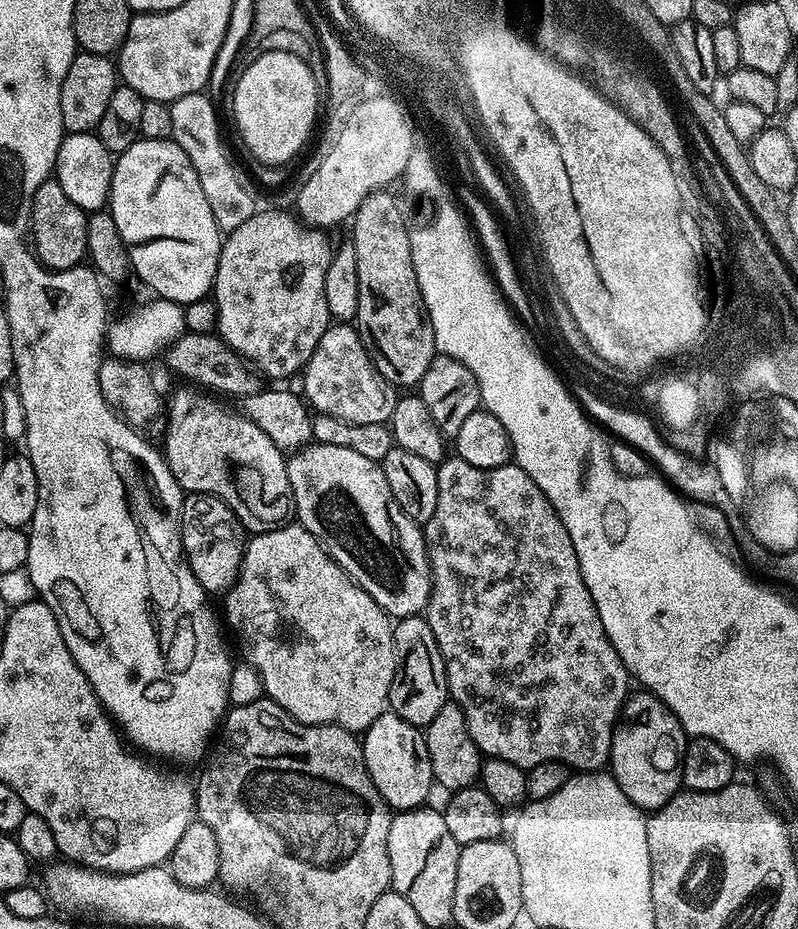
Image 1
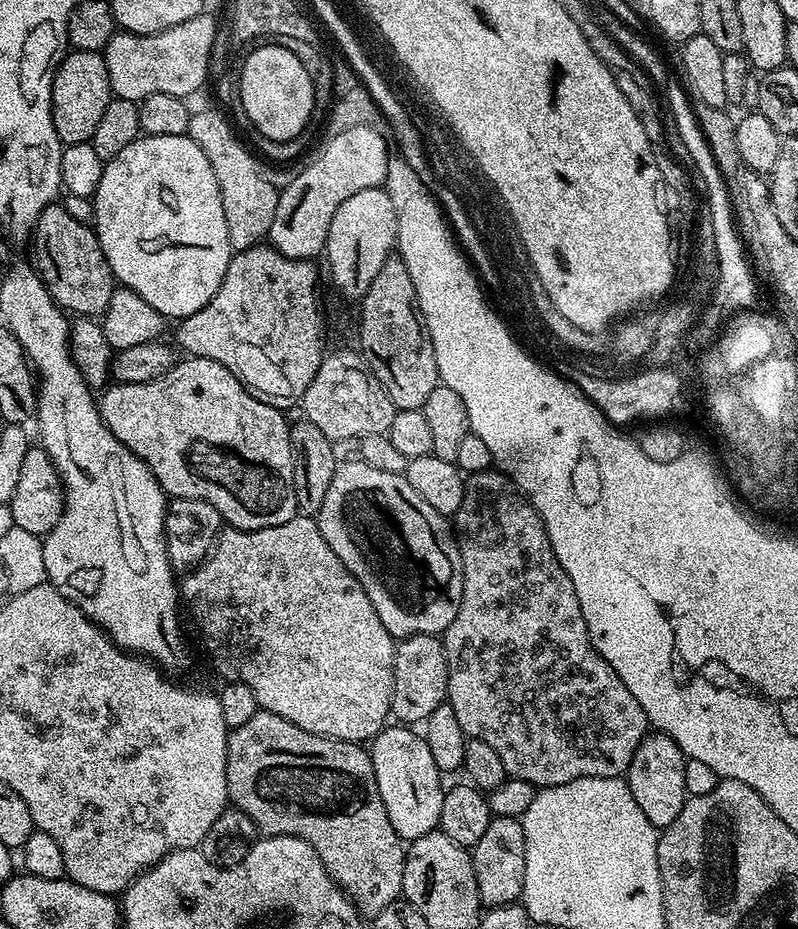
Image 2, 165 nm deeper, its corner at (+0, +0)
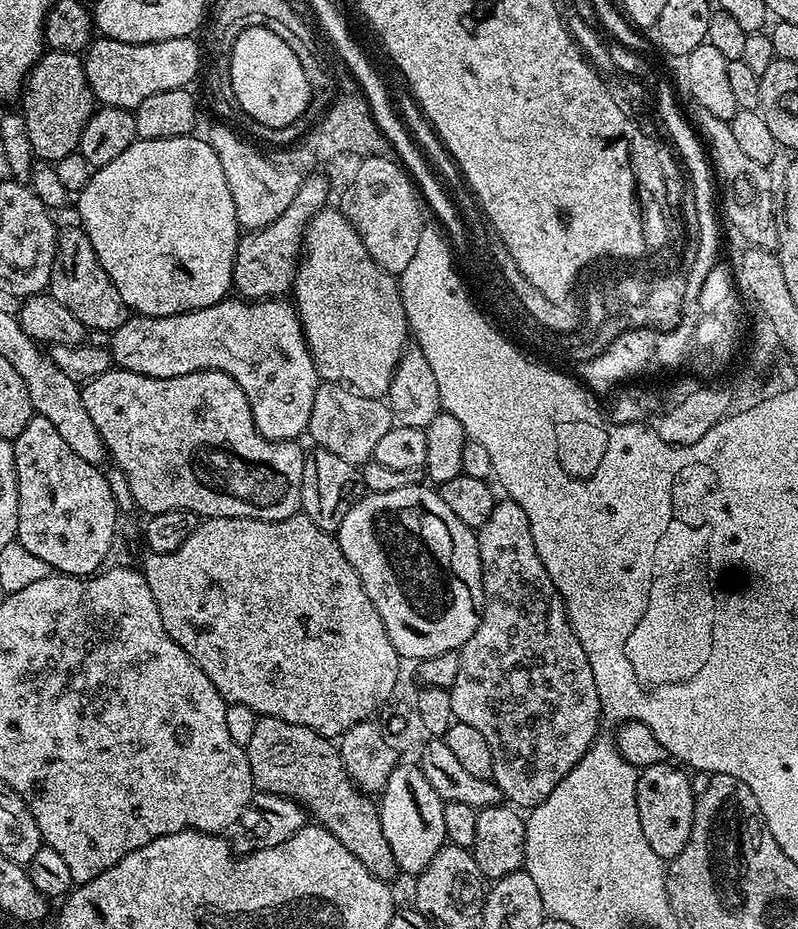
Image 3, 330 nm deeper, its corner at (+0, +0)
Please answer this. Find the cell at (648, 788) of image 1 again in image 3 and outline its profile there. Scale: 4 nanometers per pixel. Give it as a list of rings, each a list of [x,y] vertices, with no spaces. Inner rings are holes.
[[[672,762],[651,764],[635,777],[634,795],[638,802],[638,822],[642,822],[642,834],[646,834],[650,850],[654,850],[660,860],[672,861],[675,856],[682,854],[694,826],[697,797],[692,793],[689,773]]]

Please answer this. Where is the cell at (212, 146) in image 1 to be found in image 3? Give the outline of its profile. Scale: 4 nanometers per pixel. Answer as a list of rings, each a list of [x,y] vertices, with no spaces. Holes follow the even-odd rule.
[[[216,123],[218,124],[206,133],[206,139],[214,150],[214,154],[218,154],[222,174],[226,174],[226,186],[230,186],[230,198],[234,198],[234,210],[241,229],[255,230],[270,226],[270,222],[274,222],[274,218],[278,218],[278,214],[283,214],[286,206],[290,206],[290,202],[294,202],[294,194],[298,194],[300,189],[301,173],[294,170],[282,170],[278,166],[274,166],[274,162],[270,162],[263,151],[260,153],[258,149],[251,148],[234,129],[227,128],[229,126],[227,123]]]

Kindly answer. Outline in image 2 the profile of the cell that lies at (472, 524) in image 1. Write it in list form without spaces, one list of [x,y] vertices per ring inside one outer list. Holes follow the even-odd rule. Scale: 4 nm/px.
[[[499,470],[474,472],[467,477],[462,506],[458,506],[454,517],[454,531],[456,543],[460,546],[464,575],[462,602],[454,622],[450,622],[450,626],[442,634],[442,639],[448,663],[446,703],[458,717],[458,723],[462,726],[465,737],[487,742],[498,754],[498,758],[502,758],[502,766],[506,766],[511,779],[525,780],[535,784],[537,789],[562,786],[578,778],[623,777],[634,758],[634,750],[638,750],[638,746],[650,731],[648,716],[642,710],[642,706],[638,706],[638,698],[634,698],[634,694],[626,690],[626,682],[622,682],[622,678],[614,674],[610,662],[606,662],[606,658],[602,658],[590,642],[590,634],[586,630],[586,618],[582,618],[582,606],[578,602],[578,594],[574,594],[574,582],[570,582],[566,570],[562,570],[554,554],[554,546],[550,546],[546,526],[534,510],[534,506],[503,472]]]

